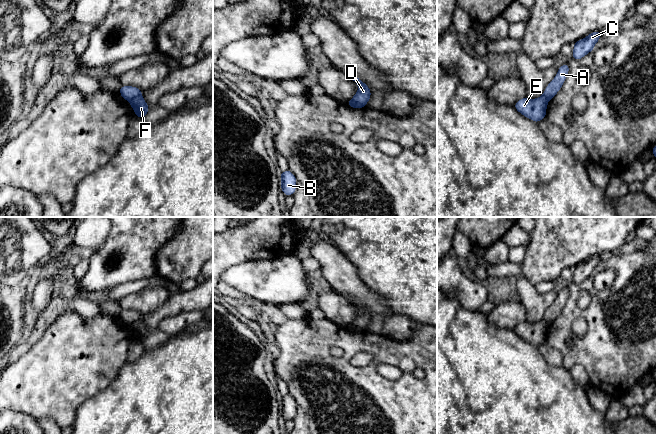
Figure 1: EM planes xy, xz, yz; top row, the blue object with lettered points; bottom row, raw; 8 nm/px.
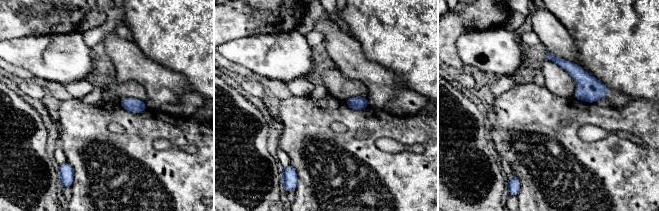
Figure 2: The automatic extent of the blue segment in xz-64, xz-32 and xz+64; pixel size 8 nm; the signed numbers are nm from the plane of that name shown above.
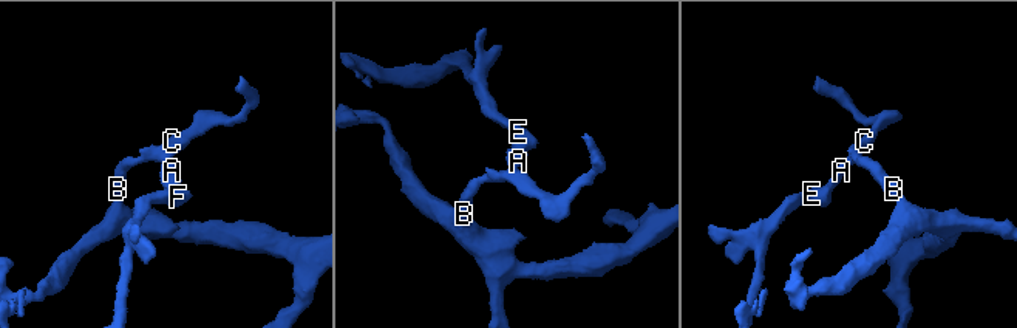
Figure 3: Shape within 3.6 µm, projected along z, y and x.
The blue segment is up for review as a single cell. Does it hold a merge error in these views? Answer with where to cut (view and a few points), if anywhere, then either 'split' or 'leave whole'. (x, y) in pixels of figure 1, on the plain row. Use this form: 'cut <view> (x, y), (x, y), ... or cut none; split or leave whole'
cut xz (351, 323), (364, 329); split

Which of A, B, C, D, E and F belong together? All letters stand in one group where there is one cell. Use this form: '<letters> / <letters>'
A B C / D E F

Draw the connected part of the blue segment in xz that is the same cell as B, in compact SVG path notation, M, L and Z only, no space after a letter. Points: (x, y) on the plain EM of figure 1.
M287 393L286 395L280 397L280 402L281 402L281 415L286 420L294 419L297 408L297 404L294 398L289 393Z

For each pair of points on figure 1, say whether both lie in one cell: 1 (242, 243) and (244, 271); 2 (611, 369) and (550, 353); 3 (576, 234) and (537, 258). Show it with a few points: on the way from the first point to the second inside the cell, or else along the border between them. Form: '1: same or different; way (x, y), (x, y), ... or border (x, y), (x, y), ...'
1: different; border (266, 258), (233, 264), (223, 273)
2: different; border (545, 342), (561, 354), (562, 365)
3: same; way (566, 234), (547, 253)

